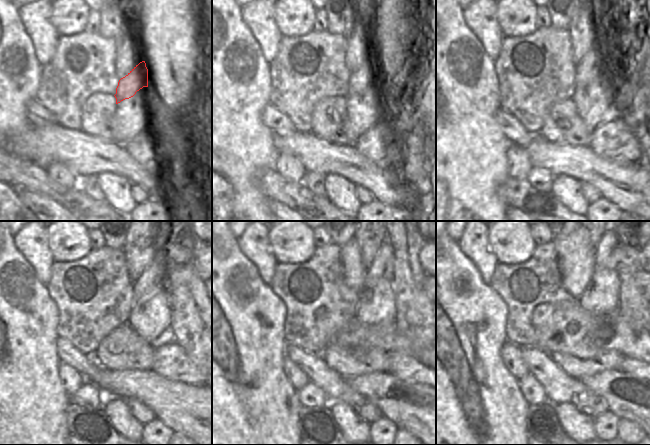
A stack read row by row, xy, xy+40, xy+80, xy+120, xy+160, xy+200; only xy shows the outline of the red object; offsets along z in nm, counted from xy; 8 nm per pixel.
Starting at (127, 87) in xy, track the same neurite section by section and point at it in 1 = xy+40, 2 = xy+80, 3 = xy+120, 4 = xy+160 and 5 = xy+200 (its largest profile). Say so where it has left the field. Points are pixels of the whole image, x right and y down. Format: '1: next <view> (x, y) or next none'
1: next xy+40 (358, 81)
2: next xy+80 (603, 50)
3: next xy+120 (155, 274)
4: next xy+160 (381, 267)
5: next xy+200 (606, 246)

